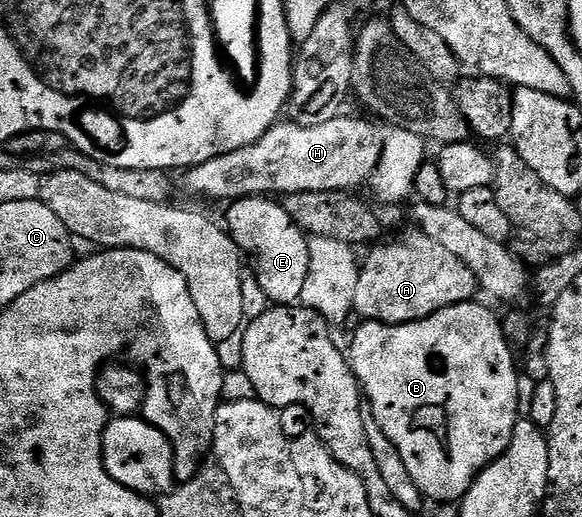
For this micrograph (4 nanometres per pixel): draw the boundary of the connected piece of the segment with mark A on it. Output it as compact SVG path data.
M409 229L391 242L375 245L371 249L375 250L361 263L354 301L354 314L359 319L403 326L406 322L424 320L449 306L475 301L477 294L474 293L479 293L480 287L472 268L464 260L456 260L448 248L440 248L422 230Z

